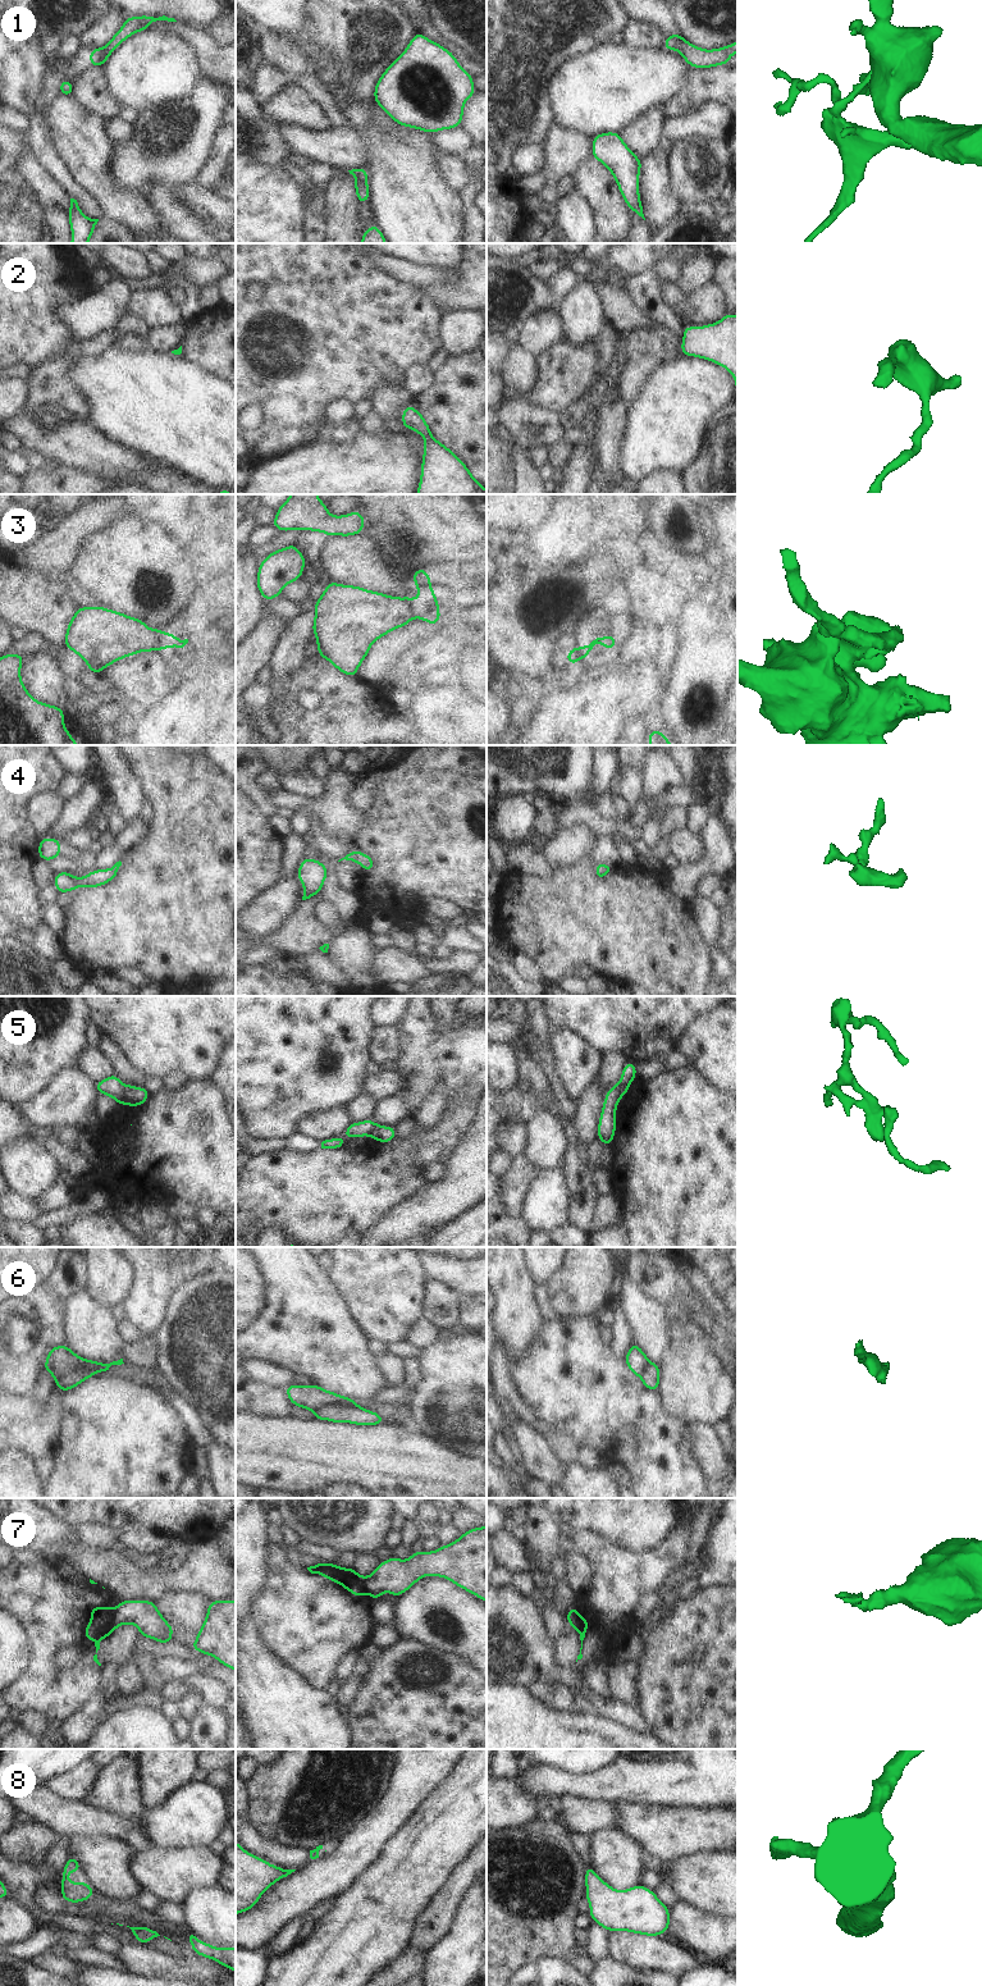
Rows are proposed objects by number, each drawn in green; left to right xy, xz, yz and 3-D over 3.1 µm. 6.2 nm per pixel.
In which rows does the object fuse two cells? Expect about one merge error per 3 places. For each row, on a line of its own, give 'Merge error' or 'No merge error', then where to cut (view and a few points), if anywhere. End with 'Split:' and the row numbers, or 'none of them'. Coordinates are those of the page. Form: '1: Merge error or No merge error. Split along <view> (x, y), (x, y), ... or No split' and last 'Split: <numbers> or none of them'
1: Merge error. Split along xy (104, 46), (105, 55), (100, 64)
2: No merge error. No split
3: Merge error. Split along xz (419, 599), (428, 605), (438, 603)
4: No merge error. No split
5: Merge error. Split along xy (122, 1085), (122, 1092), (127, 1104)
6: Merge error. Split along xz (355, 1402), (330, 1402), (314, 1411)
7: Merge error. Split along yz (566, 1612), (574, 1621), (583, 1619)
8: No merge error. No split
Split: 1, 3, 5, 6, 7.

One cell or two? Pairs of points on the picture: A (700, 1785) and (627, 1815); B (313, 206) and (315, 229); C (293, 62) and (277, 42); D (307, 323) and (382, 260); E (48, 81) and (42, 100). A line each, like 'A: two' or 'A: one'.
A: two
B: one
C: one
D: two
E: one

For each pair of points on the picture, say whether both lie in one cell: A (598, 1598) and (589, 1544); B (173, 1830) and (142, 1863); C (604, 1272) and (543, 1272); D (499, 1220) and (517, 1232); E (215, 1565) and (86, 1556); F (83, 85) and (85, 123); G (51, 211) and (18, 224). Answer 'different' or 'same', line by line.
A: same
B: different
C: different
D: same
E: same
F: different
G: different

